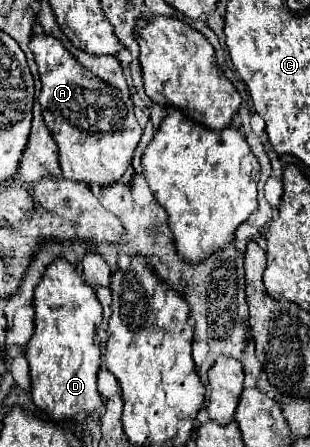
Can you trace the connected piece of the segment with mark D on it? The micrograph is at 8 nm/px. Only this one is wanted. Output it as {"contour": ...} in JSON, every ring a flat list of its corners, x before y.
{"contour":[[56,260,46,268,40,284,34,290,34,310,36,330,24,348,30,366,34,404,38,406,38,410,46,412,48,418,54,422,64,422,66,416,78,416,80,412,92,416,104,406,104,400,96,388,96,378,100,370,100,342,96,330,102,324,102,306,94,290,80,278,76,266,66,260]]}

